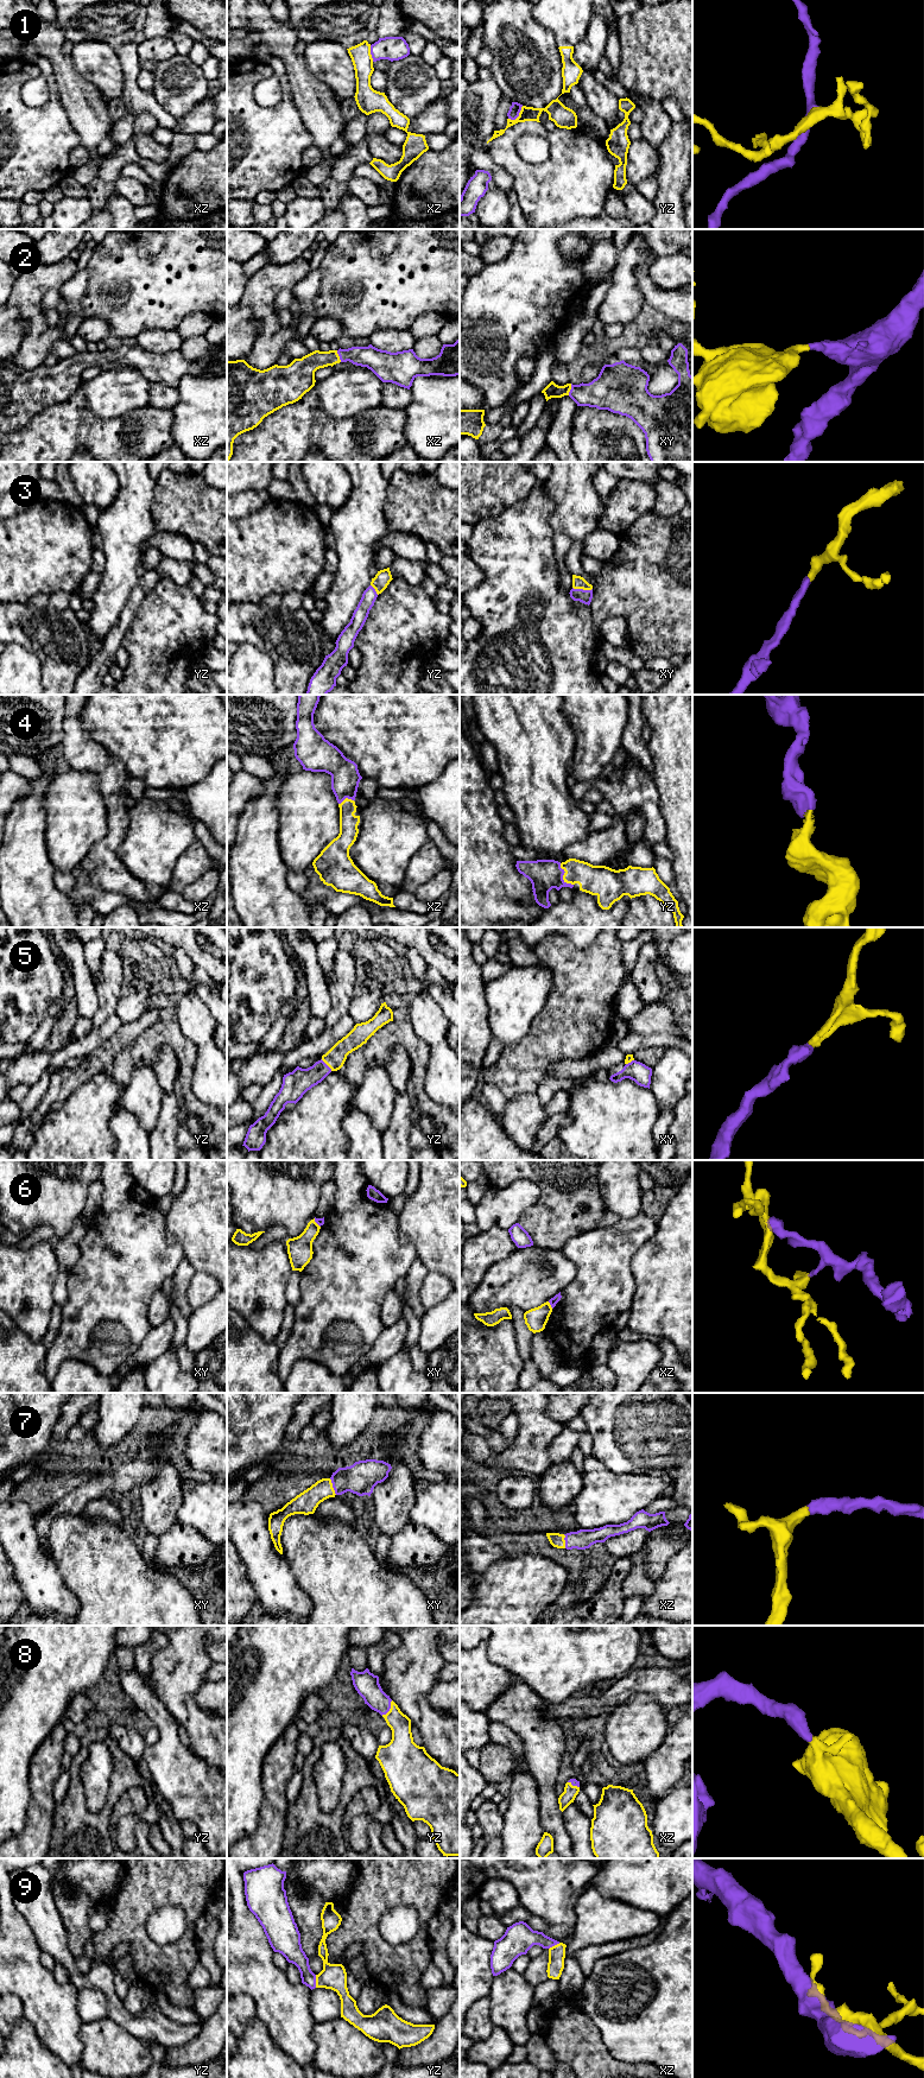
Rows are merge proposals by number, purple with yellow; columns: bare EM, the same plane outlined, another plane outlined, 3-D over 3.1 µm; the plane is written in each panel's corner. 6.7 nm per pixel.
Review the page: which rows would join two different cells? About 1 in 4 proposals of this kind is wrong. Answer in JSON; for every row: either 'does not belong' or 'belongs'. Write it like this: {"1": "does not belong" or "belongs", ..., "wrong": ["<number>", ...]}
{"1": "belongs", "2": "belongs", "3": "belongs", "4": "belongs", "5": "belongs", "6": "does not belong", "7": "belongs", "8": "belongs", "9": "belongs", "wrong": ["6"]}

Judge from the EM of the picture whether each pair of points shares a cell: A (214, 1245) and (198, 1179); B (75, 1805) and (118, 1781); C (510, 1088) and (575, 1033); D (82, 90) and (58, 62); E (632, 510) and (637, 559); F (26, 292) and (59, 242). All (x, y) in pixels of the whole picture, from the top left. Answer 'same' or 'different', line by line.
A: same
B: same
C: same
D: same
E: different
F: different

